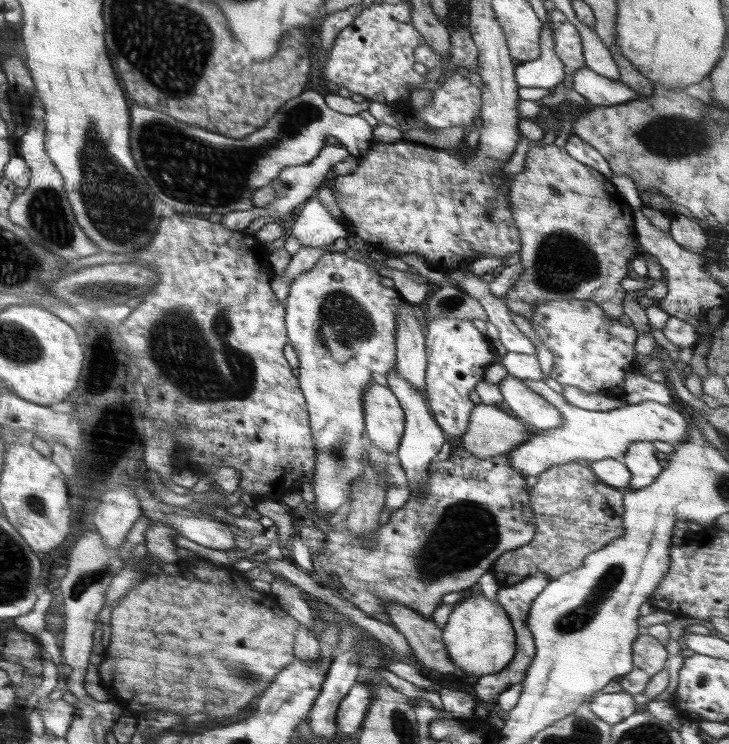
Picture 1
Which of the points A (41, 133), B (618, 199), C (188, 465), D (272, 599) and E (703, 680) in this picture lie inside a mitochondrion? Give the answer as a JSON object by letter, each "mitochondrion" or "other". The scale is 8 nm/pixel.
{"A":"other","B":"other","C":"other","D":"other","E":"mitochondrion"}

